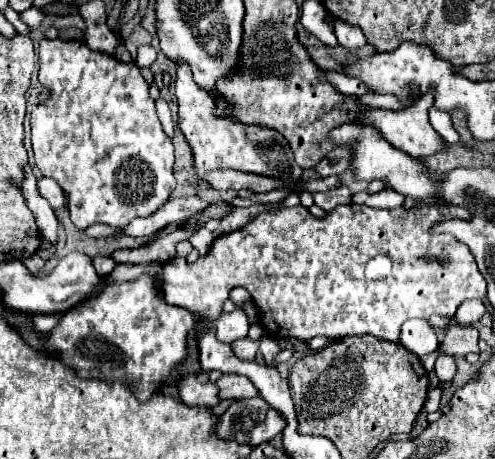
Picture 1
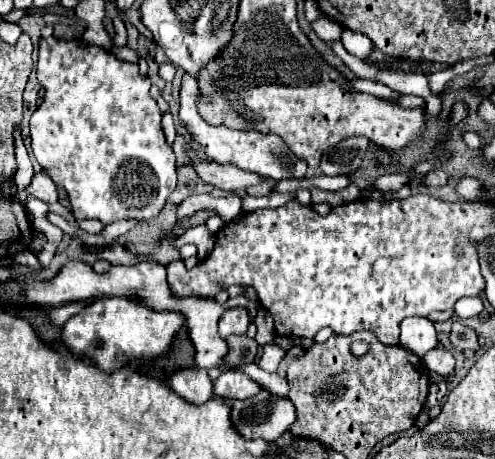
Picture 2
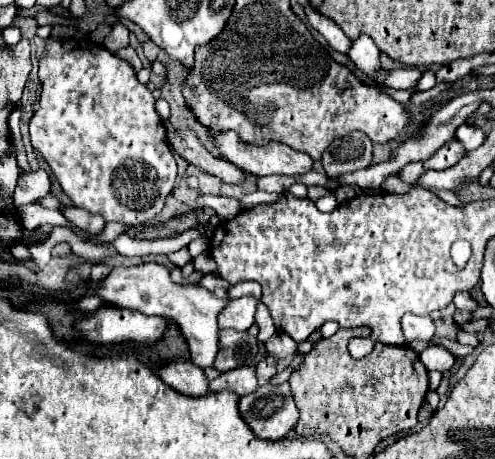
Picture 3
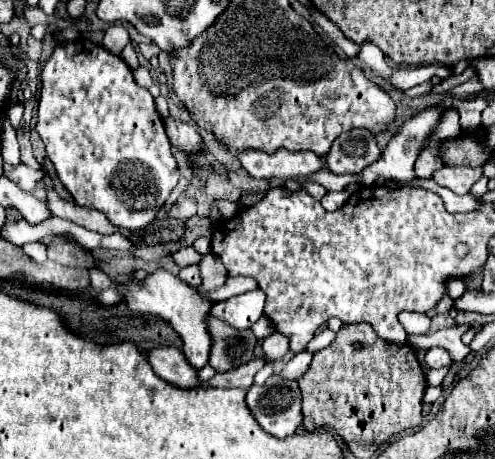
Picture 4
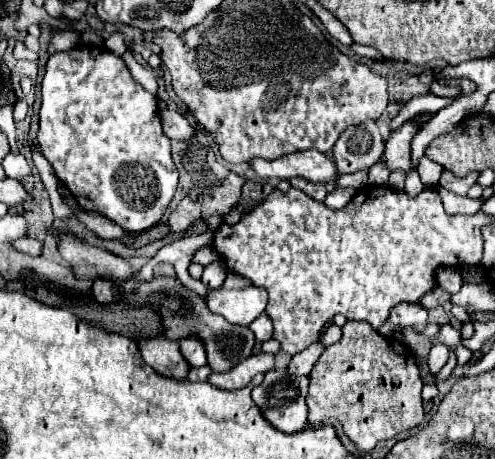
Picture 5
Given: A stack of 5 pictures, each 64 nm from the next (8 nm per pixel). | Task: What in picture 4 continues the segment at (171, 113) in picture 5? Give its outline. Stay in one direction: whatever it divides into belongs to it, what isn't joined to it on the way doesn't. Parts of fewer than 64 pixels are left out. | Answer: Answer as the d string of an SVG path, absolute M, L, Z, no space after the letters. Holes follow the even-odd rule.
M168 116L168 118L164 118L164 128L166 128L166 136L170 138L170 142L174 146L178 146L180 150L184 150L188 156L194 156L198 150L204 148L202 138L194 130L194 126Z

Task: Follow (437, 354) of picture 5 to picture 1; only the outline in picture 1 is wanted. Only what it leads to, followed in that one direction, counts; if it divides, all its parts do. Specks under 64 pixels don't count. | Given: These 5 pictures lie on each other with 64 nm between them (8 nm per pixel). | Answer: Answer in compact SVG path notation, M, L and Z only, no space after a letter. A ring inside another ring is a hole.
M440 354L440 356L436 358L434 370L436 370L440 382L446 384L446 382L450 382L450 380L454 378L454 374L456 374L456 362L454 362L454 358L448 356L448 354Z

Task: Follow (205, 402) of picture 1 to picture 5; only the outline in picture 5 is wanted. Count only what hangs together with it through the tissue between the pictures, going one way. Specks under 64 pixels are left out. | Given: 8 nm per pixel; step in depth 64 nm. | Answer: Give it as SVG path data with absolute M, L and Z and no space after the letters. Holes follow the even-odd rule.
M164 336L138 340L138 350L142 354L142 360L152 366L162 376L172 376L178 380L184 380L188 374L188 364L180 352L180 344L174 340L168 340Z

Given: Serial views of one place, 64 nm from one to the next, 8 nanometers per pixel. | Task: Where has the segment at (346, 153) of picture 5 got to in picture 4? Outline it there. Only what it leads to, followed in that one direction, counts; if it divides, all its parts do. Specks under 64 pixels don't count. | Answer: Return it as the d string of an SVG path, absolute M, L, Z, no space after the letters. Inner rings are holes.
M356 128L340 134L340 138L332 144L326 162L328 170L334 174L356 174L374 164L380 154L382 150L376 144L376 136L368 130Z

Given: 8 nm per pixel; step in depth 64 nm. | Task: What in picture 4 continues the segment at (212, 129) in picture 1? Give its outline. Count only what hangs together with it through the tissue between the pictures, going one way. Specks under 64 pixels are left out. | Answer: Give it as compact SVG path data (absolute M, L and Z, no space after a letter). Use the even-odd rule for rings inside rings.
M280 148L276 154L264 154L258 150L244 150L240 154L242 168L254 178L298 178L310 176L326 168L320 156L314 152L290 152Z

